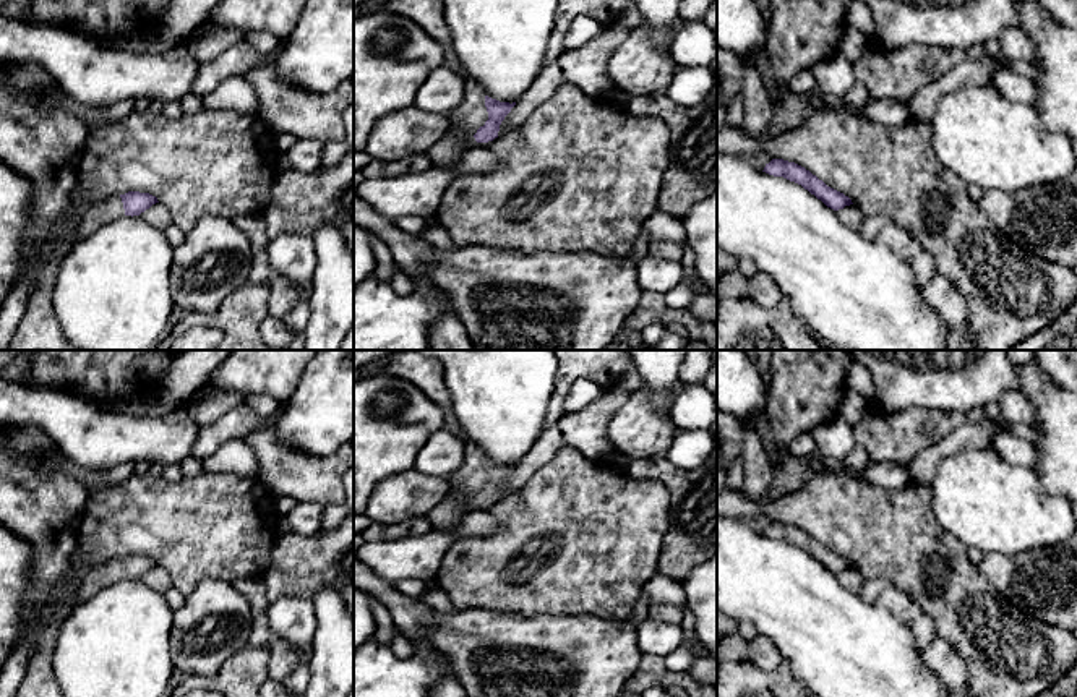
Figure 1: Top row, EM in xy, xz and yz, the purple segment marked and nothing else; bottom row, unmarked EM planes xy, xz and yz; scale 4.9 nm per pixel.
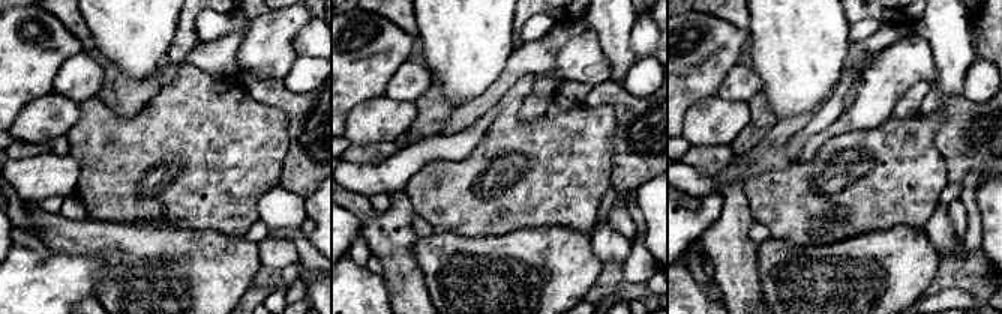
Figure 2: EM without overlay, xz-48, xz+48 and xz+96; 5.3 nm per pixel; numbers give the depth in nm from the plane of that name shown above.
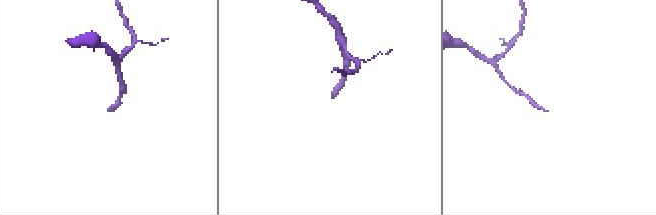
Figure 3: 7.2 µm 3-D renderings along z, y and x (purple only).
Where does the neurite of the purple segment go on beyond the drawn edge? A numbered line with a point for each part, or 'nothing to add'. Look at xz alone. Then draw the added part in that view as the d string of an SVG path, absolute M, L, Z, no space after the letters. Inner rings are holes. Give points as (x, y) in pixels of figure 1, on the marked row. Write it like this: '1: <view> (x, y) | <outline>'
1: xz (471, 114) | M467 79L464 100L449 113L451 125L464 133L464 138L475 135L488 120L485 94L482 86Z

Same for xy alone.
1: xy (106, 211) | M112 196L96 204L91 204L83 217L79 238L91 235L104 224L114 222L115 219L120 219L123 216L125 209L120 196Z

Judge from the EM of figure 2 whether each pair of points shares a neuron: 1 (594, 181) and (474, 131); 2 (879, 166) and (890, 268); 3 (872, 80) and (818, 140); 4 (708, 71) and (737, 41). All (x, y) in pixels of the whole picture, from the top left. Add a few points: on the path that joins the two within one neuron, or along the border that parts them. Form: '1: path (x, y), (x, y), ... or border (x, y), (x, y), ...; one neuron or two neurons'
1: border (497, 105), (494, 122), (479, 143), (459, 161); two neurons
2: border (920, 227), (897, 224), (851, 238); two neurons
3: path (870, 96), (834, 129); one neuron
4: path (714, 63), (729, 48); one neuron

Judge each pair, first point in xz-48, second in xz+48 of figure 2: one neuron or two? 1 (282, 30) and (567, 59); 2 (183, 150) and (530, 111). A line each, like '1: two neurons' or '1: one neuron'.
1: one neuron
2: two neurons

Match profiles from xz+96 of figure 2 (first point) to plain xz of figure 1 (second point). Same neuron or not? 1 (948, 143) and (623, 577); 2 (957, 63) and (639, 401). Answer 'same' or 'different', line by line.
1: different
2: different

